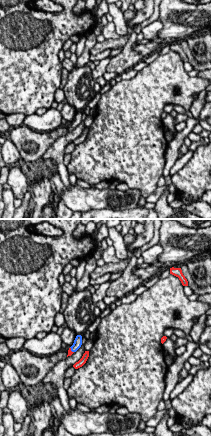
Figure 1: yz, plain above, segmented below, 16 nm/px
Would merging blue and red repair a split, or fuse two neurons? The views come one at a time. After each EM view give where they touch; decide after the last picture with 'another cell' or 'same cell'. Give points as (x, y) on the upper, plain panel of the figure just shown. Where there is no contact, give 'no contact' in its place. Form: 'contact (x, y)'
contact (71, 126)

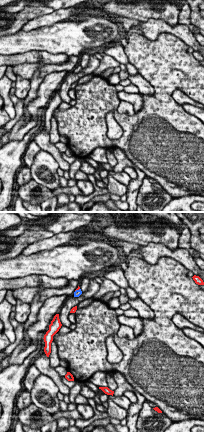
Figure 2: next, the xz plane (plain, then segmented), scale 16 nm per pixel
contact (77, 66)

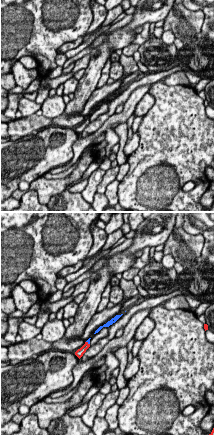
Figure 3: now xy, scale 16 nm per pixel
contact (88, 119)

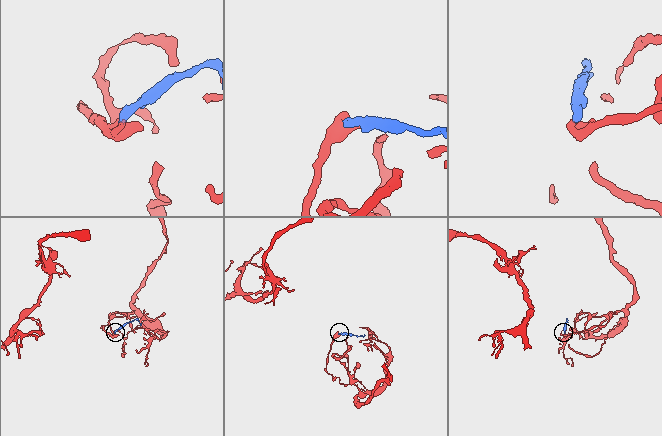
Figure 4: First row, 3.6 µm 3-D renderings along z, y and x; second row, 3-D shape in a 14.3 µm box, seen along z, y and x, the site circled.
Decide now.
same cell

